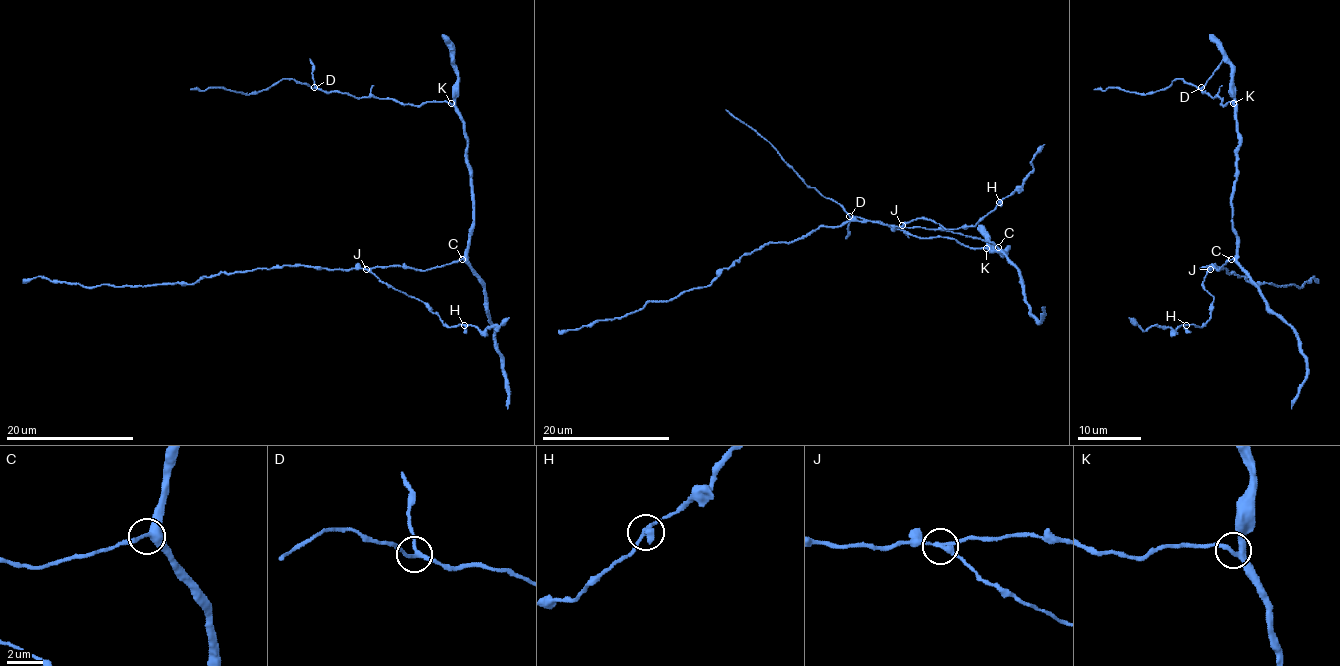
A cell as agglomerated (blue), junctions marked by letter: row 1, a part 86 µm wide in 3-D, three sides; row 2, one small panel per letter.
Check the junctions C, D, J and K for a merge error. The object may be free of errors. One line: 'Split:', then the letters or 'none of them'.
Split: J

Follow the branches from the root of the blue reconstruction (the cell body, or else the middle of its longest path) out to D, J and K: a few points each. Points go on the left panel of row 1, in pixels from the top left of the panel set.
D: (461, 259), (473, 221), (462, 116), (448, 102), (411, 105), (314, 87)
J: (461, 259), (425, 271), (405, 266), (367, 269)
K: (461, 259), (465, 255), (473, 221), (473, 192), (467, 159), (465, 122), (451, 103)

